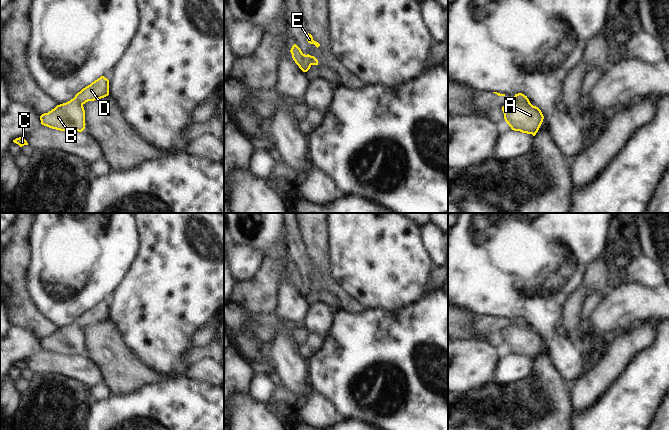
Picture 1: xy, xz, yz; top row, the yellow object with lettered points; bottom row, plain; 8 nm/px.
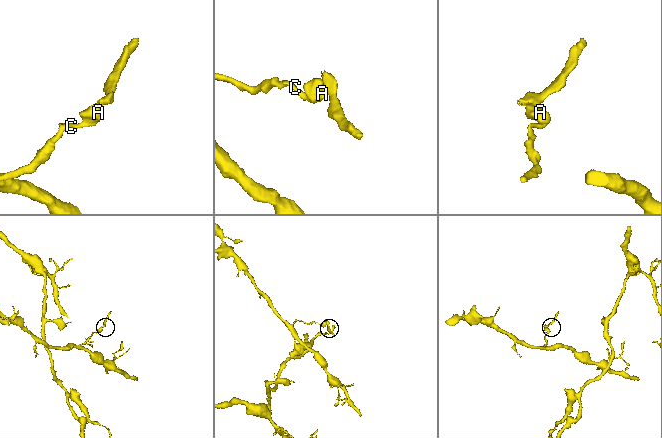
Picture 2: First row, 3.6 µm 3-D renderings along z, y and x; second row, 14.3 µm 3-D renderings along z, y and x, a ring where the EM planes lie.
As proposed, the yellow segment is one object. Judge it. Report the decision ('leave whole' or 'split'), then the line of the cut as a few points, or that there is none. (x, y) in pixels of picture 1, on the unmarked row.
split; cut in yz along (513, 321), (524, 327), (529, 327)

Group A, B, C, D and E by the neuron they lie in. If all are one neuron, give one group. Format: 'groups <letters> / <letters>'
groups A B C / D E

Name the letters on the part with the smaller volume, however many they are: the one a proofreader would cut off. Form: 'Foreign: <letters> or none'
Foreign: D, E

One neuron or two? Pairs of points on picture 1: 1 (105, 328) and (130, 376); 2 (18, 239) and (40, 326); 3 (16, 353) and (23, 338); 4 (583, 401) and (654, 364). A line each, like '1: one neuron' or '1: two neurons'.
1: one neuron
2: one neuron
3: one neuron
4: two neurons

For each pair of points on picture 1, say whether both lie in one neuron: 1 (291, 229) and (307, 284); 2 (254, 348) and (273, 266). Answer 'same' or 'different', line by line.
1: same
2: same

